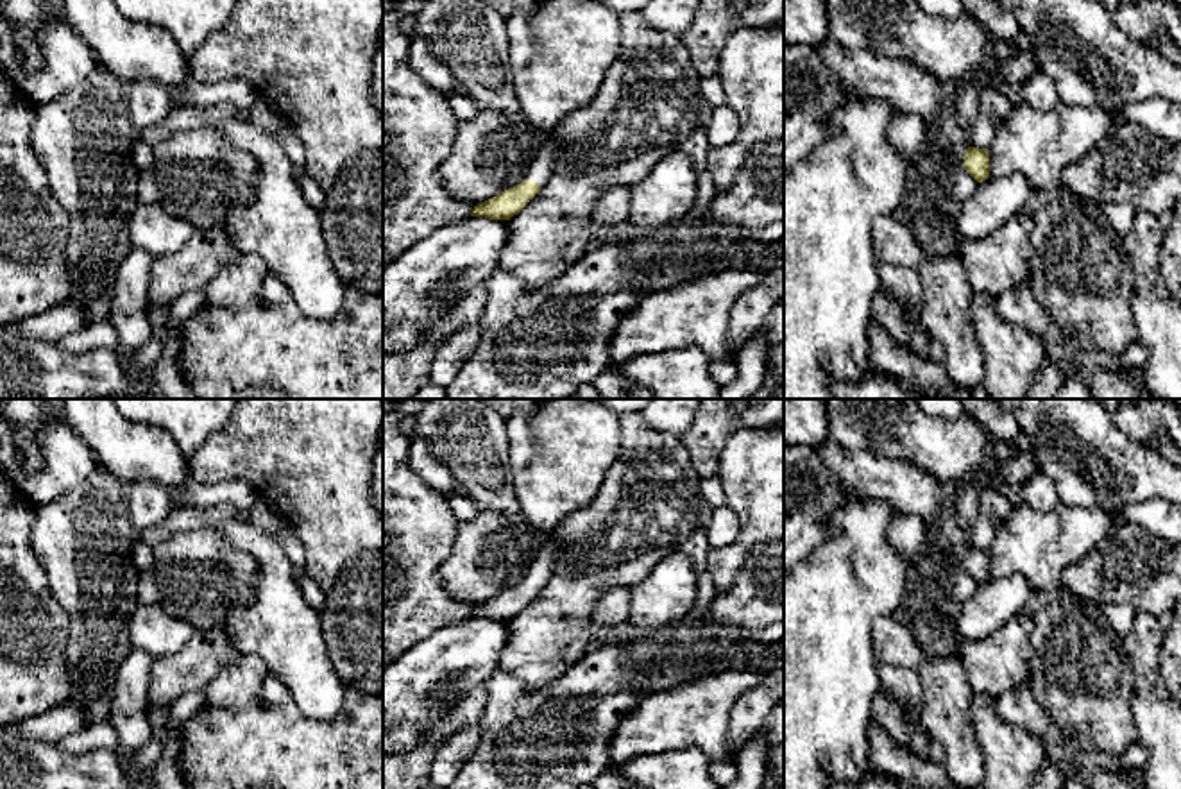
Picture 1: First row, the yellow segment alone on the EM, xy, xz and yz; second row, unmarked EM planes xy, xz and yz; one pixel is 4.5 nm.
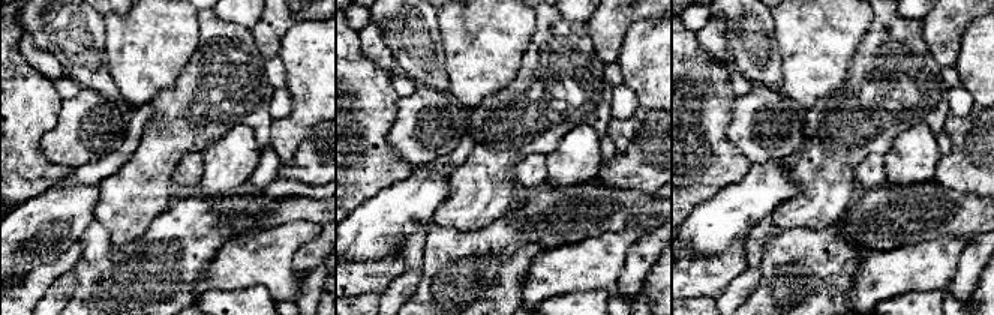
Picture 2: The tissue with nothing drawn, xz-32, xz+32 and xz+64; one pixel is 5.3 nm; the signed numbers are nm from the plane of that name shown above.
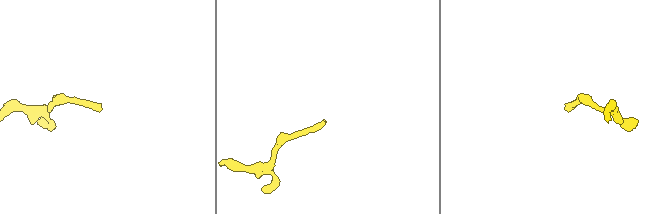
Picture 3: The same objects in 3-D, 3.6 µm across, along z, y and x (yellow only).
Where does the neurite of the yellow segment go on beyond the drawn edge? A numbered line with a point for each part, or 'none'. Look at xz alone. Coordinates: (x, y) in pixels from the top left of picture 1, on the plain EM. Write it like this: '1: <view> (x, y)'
1: xz (539, 573)

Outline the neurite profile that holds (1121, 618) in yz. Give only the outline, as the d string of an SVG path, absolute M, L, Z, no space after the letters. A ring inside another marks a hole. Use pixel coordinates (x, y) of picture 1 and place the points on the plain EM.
M1097 603L1097 605L1104 619L1124 639L1133 628L1136 610L1129 605L1117 605L1117 603Z

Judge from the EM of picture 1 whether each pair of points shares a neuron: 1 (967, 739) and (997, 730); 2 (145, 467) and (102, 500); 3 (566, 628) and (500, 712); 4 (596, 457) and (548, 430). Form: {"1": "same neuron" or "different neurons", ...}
{"1": "different neurons", "2": "different neurons", "3": "different neurons", "4": "same neuron"}

